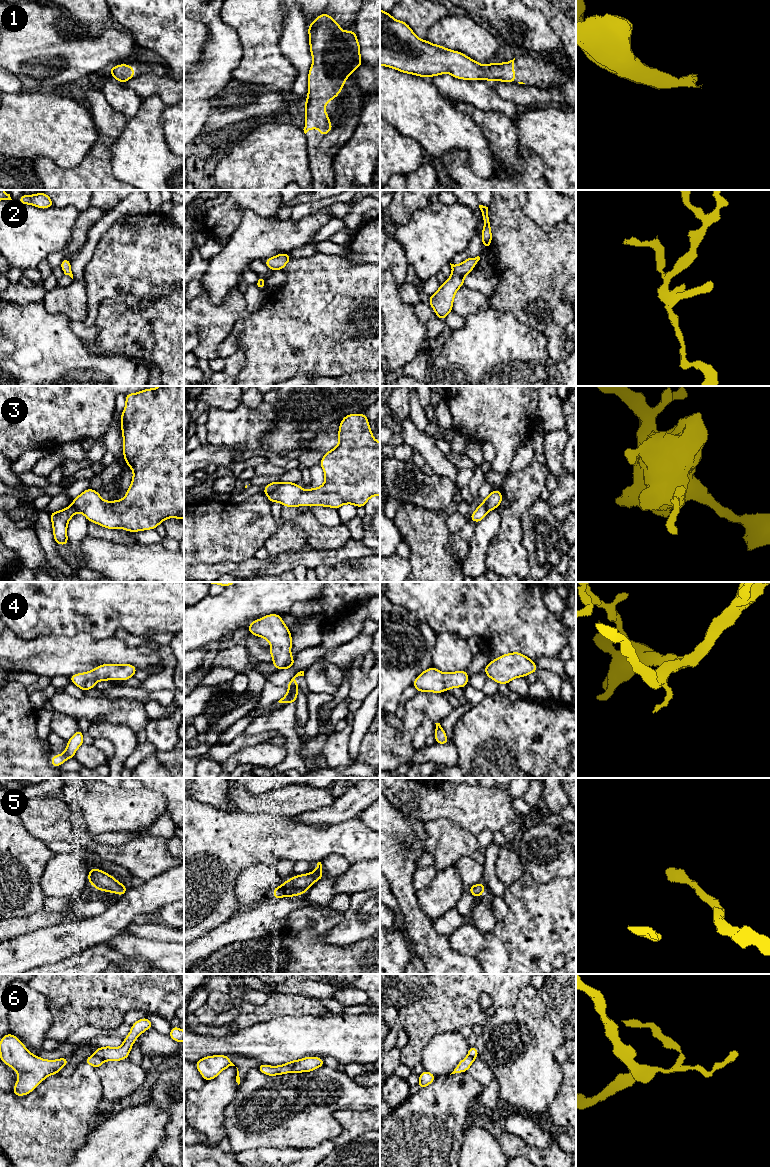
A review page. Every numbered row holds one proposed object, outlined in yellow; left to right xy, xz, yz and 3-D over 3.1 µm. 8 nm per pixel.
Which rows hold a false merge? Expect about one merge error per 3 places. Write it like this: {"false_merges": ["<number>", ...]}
{"false_merges": ["3"]}

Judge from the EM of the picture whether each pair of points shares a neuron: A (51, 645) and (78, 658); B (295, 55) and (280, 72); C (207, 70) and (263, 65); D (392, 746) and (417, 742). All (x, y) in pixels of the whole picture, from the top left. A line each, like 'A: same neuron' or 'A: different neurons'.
A: same neuron
B: different neurons
C: different neurons
D: different neurons

